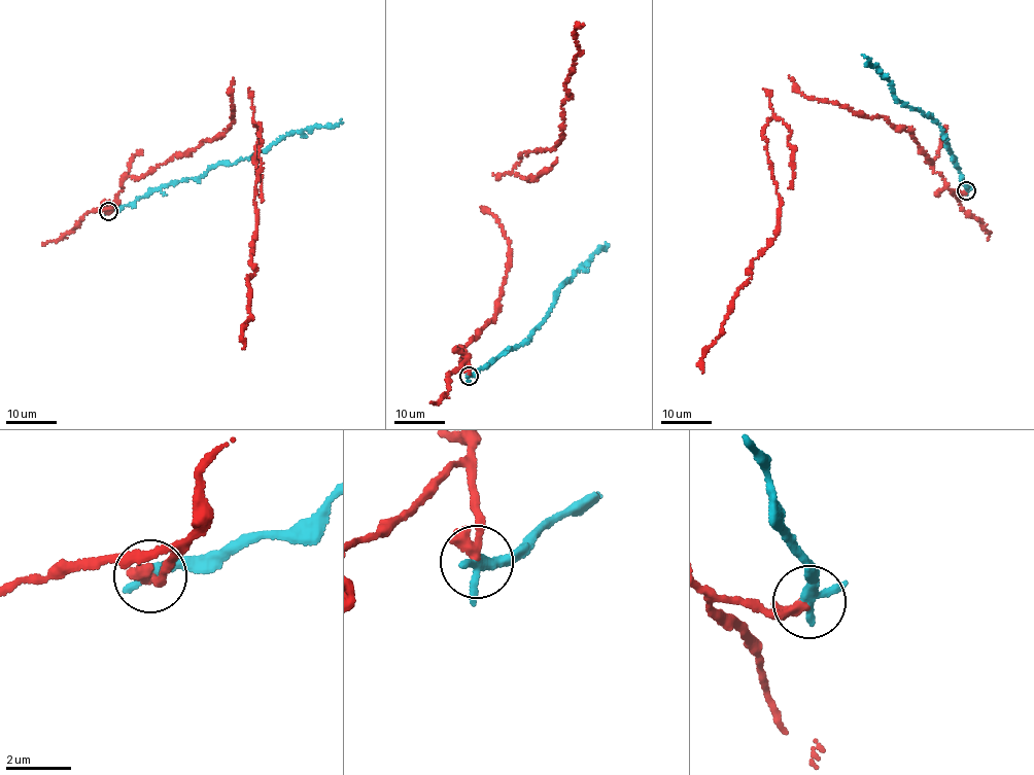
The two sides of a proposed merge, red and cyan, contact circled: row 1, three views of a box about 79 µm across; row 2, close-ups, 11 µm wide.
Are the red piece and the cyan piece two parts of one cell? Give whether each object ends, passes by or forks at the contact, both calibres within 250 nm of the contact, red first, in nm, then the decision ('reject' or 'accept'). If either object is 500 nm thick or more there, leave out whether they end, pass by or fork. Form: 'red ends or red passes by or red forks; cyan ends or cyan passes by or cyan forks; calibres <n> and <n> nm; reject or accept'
red ends; cyan passes by; calibres 360 and 320 nm; reject

